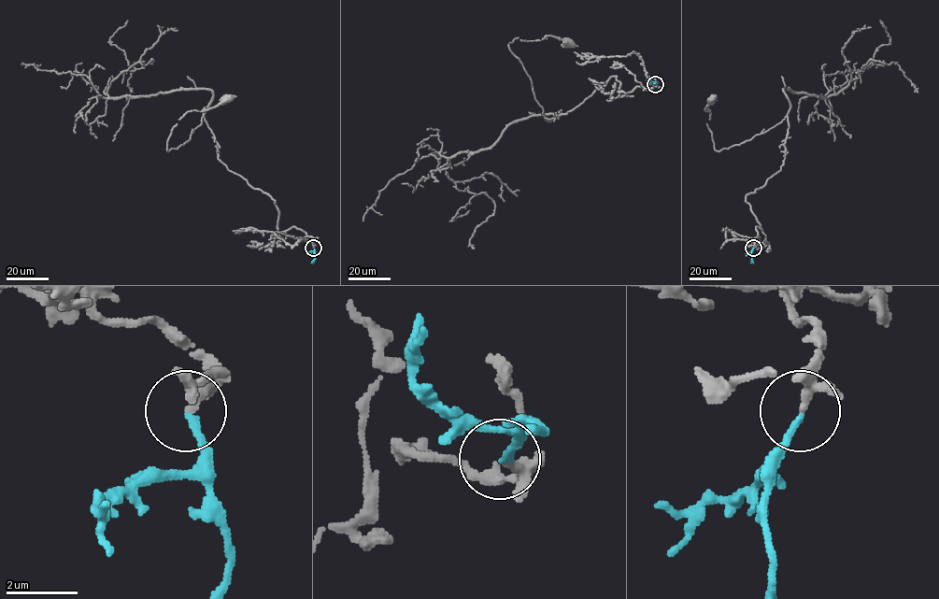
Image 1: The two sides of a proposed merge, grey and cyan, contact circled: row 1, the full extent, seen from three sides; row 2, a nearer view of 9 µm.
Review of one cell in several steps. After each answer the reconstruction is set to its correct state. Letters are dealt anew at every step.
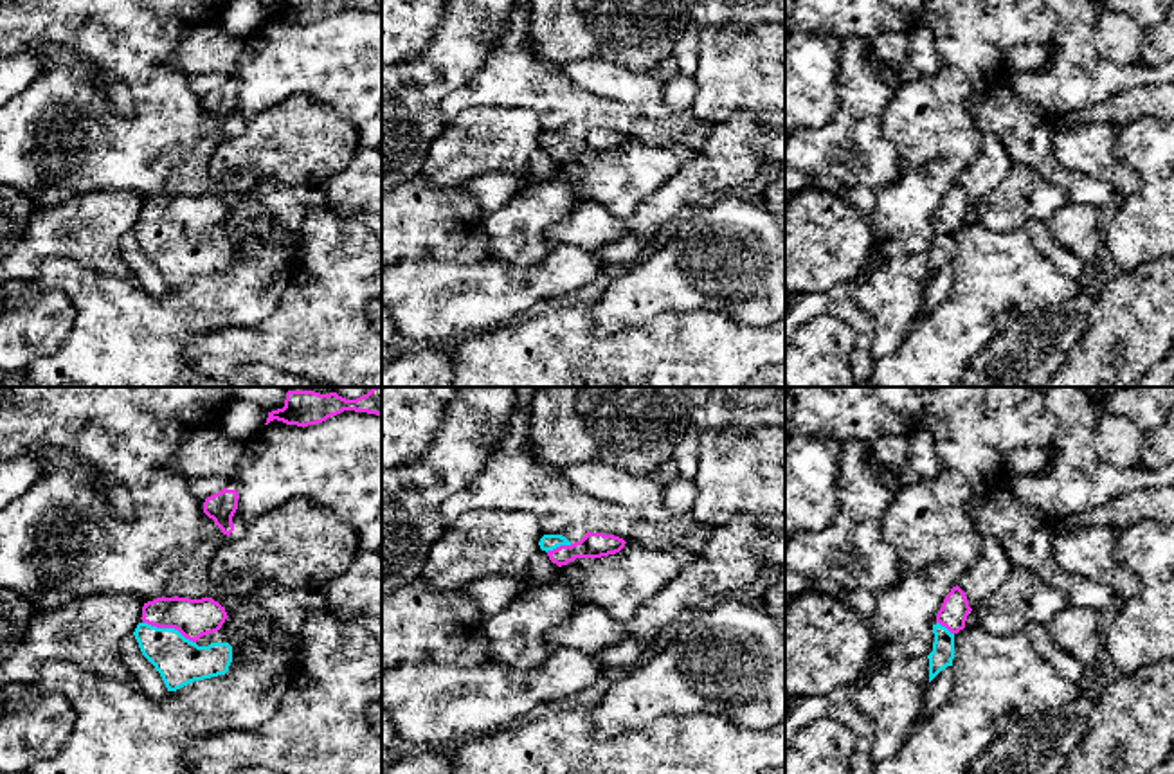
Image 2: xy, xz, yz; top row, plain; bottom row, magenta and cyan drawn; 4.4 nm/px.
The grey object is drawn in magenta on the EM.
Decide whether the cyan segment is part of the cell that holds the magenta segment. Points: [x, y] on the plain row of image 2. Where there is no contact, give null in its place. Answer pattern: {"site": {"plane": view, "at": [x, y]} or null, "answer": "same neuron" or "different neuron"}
{"site": {"plane": "xy", "at": [170, 224]}, "answer": "same neuron"}

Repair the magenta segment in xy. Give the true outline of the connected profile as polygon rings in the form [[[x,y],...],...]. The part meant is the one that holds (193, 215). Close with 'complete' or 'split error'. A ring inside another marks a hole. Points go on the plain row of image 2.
[[[162,193],[144,200],[142,218],[133,232],[167,288],[176,288],[194,277],[229,268],[232,259],[229,239],[196,241],[202,232],[218,229],[227,214],[225,205],[212,194]]]; split error

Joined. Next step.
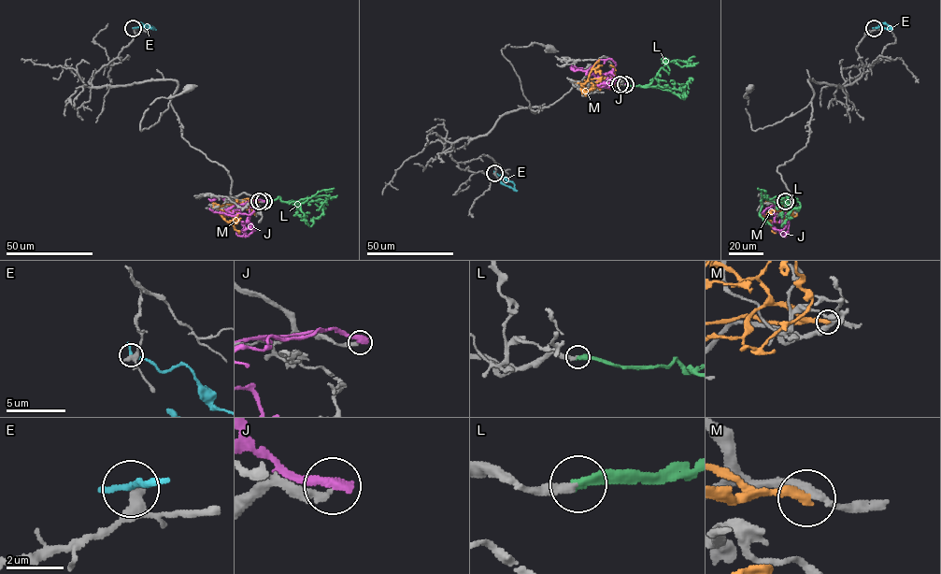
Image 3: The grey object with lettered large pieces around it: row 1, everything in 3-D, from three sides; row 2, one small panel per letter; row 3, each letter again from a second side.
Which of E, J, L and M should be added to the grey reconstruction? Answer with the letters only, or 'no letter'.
L

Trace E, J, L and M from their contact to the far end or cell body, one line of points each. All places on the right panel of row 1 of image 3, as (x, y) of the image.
E: (874, 28), (890, 28), (882, 23)
J: (785, 202), (777, 201), (760, 214), (770, 215), (769, 208)
L: (786, 202), (787, 196), (789, 202), (800, 203), (800, 208), (792, 208), (791, 218), (782, 226)
M: (785, 201), (785, 198), (791, 209), (782, 221), (771, 223), (776, 233)

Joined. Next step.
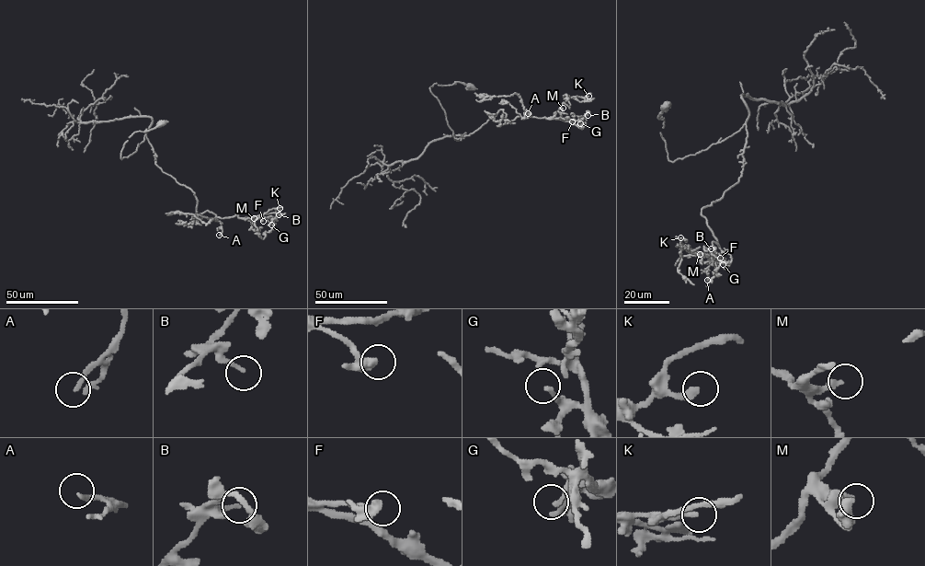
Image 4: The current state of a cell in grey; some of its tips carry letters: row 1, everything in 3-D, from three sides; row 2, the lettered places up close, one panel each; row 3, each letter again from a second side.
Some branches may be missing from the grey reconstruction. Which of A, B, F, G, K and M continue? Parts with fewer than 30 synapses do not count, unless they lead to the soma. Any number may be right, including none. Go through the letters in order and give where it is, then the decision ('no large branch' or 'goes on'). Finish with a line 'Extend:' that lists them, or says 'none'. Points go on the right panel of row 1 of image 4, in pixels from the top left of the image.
A: (707, 280) | goes on
B: (711, 248) | no large branch
F: (720, 258) | no large branch
G: (723, 264) | no large branch
K: (680, 237) | no large branch
M: (700, 254) | no large branch
Extend: A

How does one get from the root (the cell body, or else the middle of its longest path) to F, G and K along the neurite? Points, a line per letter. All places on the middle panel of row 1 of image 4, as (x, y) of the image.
F: (471, 87), (458, 82), (429, 87), (456, 139), (473, 132), (502, 109), (506, 121), (531, 116), (572, 121)
G: (471, 87), (458, 82), (429, 87), (456, 139), (502, 109), (506, 121), (531, 116), (582, 129), (580, 123)
K: (471, 87), (458, 82), (429, 87), (456, 139), (500, 109), (506, 121), (546, 118), (570, 98), (588, 96)

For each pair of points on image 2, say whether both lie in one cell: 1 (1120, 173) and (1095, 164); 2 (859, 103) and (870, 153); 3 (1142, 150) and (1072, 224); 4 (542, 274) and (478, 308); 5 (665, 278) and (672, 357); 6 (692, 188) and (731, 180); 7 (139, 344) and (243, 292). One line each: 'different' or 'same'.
1: same
2: same
3: different
4: same
5: different
6: same
7: same

